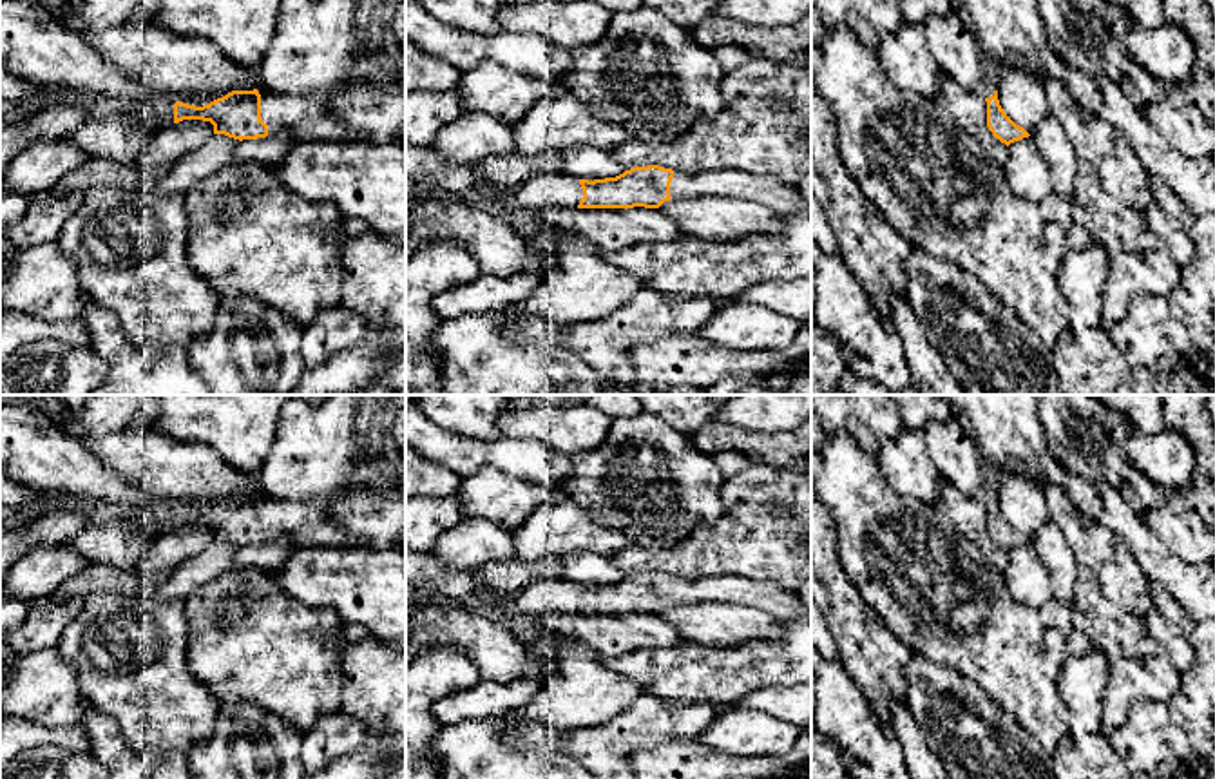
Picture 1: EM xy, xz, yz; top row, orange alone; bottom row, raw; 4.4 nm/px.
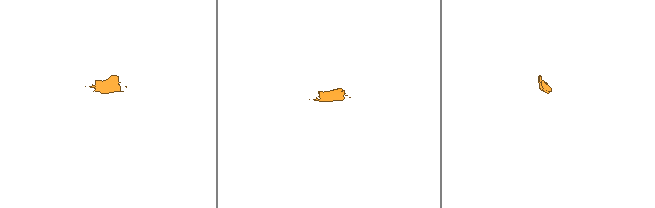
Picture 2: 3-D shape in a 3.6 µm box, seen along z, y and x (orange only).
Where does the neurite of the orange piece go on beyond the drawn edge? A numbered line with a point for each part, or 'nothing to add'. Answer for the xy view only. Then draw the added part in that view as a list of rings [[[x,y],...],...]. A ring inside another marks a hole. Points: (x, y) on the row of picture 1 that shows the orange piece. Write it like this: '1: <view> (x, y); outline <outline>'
1: xy (165, 118); outline [[[174,105],[156,114],[152,120],[141,120],[132,125],[132,132],[139,136],[154,136],[156,132],[170,127],[174,123]]]
2: xy (305, 118); outline [[[263,83],[261,120],[268,134],[288,132],[301,141],[348,141],[348,129],[328,114],[319,98],[272,92]]]

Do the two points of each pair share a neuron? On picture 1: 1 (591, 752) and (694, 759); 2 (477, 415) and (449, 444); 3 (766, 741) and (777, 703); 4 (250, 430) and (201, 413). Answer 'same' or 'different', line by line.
1: different
2: different
3: different
4: same

